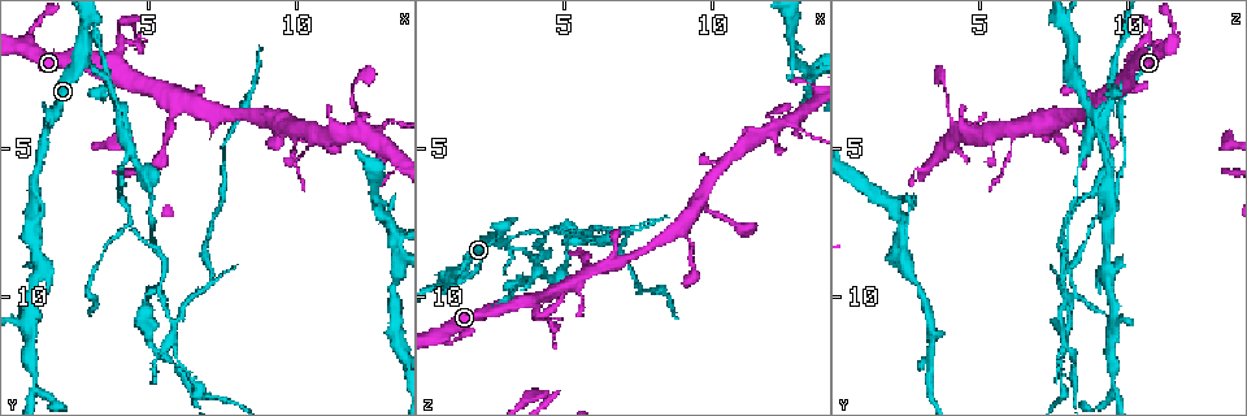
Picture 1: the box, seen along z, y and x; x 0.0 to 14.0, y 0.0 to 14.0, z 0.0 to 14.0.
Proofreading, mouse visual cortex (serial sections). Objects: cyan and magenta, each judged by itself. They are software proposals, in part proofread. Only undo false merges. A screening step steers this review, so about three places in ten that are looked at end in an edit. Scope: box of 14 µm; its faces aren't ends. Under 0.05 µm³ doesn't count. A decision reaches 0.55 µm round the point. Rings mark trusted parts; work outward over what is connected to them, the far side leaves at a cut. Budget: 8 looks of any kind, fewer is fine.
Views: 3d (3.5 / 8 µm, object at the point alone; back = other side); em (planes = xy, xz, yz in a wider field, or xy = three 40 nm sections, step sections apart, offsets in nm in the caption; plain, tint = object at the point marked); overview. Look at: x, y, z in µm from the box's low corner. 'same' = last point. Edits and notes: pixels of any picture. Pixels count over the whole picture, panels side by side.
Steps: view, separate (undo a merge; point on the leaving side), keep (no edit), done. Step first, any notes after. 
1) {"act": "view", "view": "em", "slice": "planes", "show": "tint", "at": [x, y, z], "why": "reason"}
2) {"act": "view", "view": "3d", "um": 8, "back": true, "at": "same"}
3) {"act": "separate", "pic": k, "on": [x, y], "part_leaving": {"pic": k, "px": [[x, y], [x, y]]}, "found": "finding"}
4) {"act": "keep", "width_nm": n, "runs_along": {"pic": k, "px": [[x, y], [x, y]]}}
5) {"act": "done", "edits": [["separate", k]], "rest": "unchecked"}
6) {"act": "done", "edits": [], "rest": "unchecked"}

{"act": "view", "view": "3d", "um": 8, "at": [4.1, 1.3, 10.6], "why": "branch point"}

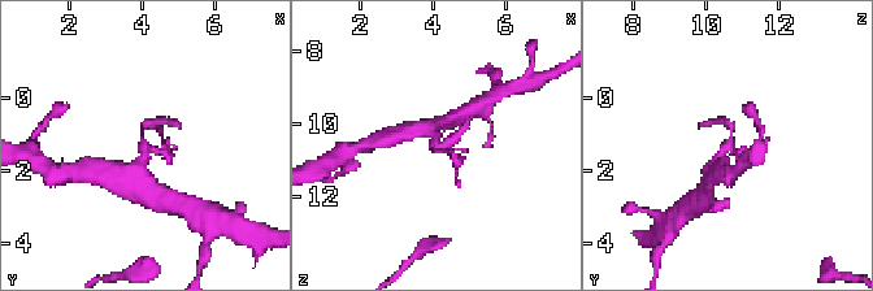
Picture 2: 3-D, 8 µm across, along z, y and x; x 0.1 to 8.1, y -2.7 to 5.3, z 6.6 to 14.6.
{"act": "view", "view": "em", "slice": "xy", "step": 5, "show": "tint", "at": [4.1, 1.3, 10.6]}

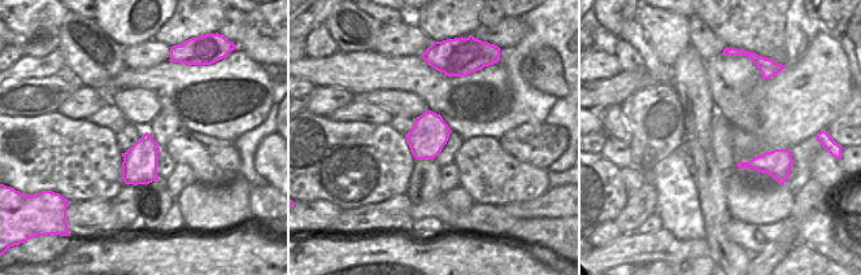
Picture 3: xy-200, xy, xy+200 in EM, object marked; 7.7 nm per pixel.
{"act": "separate", "pic": 2, "on": [165, 147], "part_leaving": {"pic": 2, "px": [[143, 156], [142, 131], [164, 121]]}, "found": "a second cell is stuck on"}

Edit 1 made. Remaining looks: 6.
{"act": "view", "view": "3d", "um": 3.5, "at": [3.0, 2.1, 8.1]}

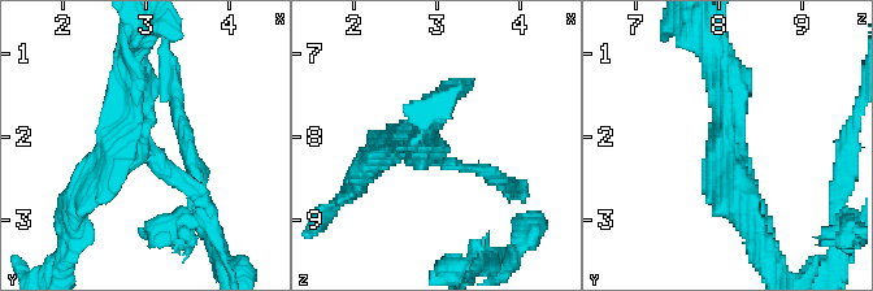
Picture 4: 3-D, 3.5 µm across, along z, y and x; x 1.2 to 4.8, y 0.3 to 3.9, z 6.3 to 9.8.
{"act": "separate", "pic": 4, "on": [181, 185], "arm_widths_nm": [150, 350, 350], "part_leaving": {"pic": 4, "px": [[140, 148], [196, 196], [213, 231]]}, "found": "a second cell is stuck on"}

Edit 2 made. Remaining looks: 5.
{"act": "view", "view": "3d", "um": 3.5, "at": [1.0, 10.8, 9.5], "why": "sharp bend"}

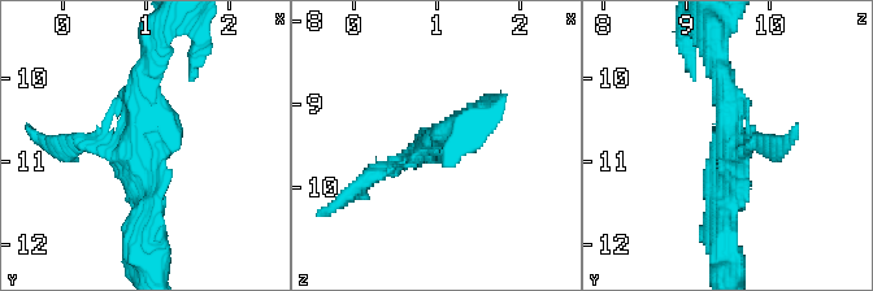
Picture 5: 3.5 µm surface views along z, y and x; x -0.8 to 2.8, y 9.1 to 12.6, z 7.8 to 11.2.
{"act": "view", "view": "em", "slice": "xy", "step": 3, "show": "tint", "at": [1.00, 10.80, 9.50], "arms": 3, "arm_widths_nm": [200, 250, 250], "why": "need the tissue"}

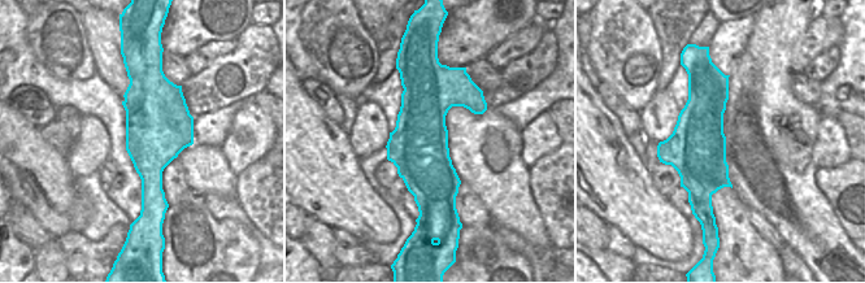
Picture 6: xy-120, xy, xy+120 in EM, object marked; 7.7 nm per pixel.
{"act": "view", "view": "em", "slice": "planes", "show": "tint", "at": "same", "why": "cut it another way"}

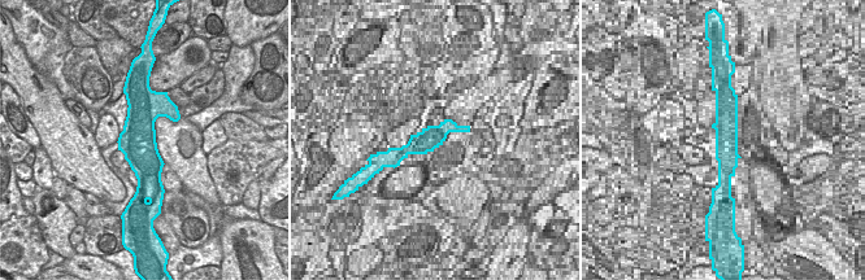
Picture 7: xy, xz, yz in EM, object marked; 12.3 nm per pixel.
{"act": "keep", "runs_along": {"pic": 5, "px": [[156, 59], [143, 231]]}, "found": "all the same cell"}

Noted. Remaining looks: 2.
{"act": "done", "edits": [["separate", 2], ["separate", 4]], "rest": "unchecked"}

